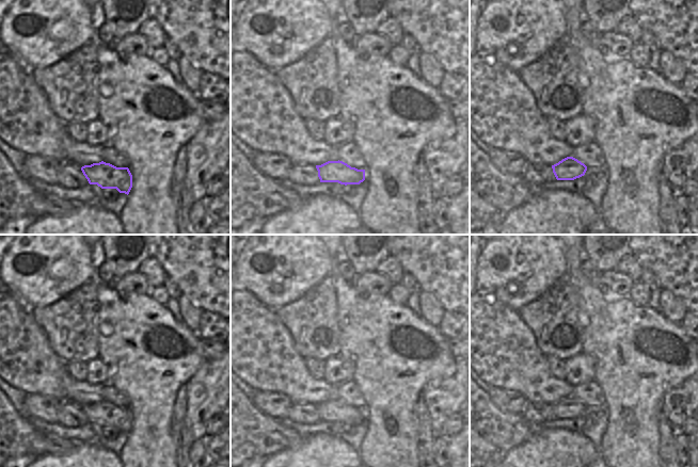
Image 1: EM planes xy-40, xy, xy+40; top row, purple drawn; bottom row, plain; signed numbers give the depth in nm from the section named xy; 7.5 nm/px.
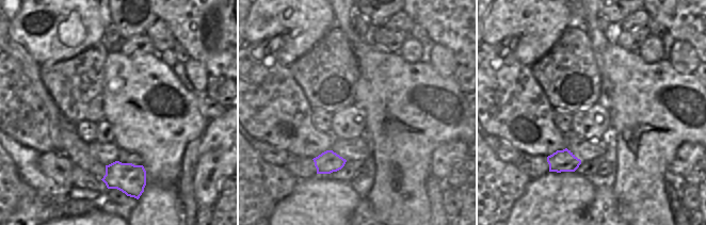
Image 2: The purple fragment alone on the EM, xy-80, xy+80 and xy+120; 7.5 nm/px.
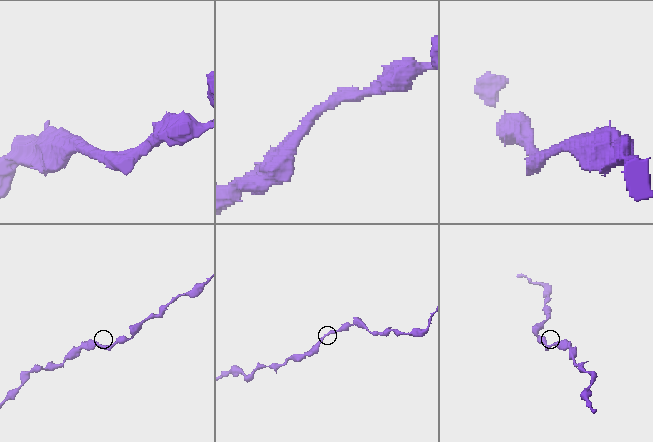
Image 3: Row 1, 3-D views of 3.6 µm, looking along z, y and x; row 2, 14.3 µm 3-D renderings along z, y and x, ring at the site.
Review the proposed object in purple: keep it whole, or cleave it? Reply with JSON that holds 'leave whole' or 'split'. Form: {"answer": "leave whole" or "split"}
{"answer": "leave whole"}

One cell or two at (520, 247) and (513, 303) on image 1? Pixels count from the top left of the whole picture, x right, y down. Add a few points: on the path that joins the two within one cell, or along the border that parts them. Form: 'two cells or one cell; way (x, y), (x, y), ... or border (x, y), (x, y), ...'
one cell; way (526, 262), (526, 291)

